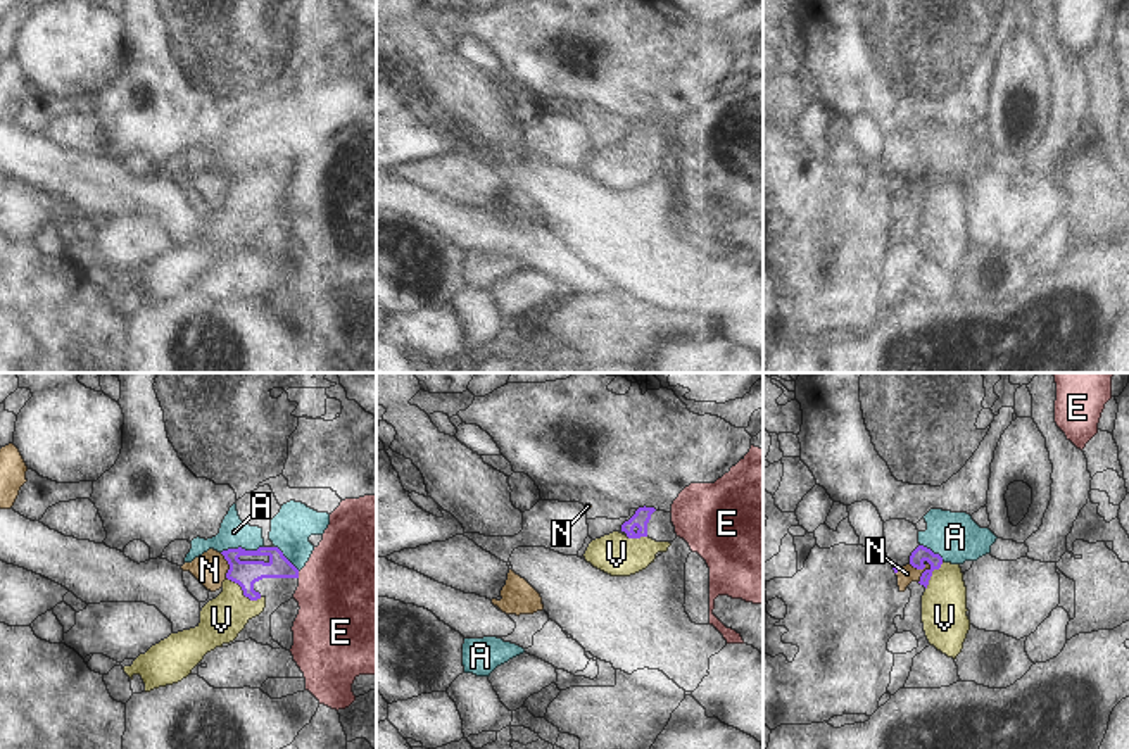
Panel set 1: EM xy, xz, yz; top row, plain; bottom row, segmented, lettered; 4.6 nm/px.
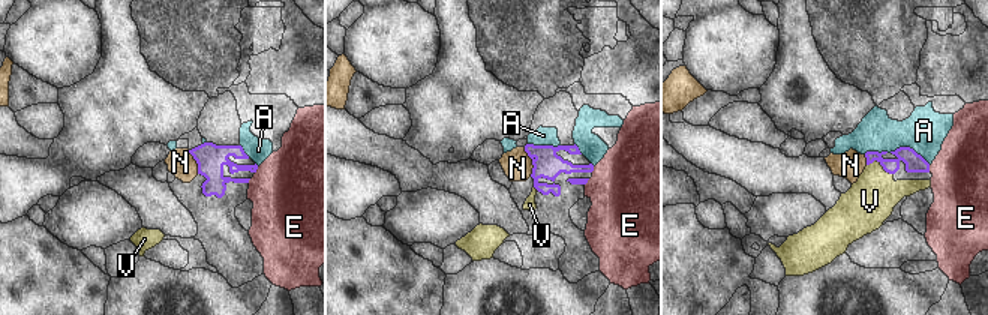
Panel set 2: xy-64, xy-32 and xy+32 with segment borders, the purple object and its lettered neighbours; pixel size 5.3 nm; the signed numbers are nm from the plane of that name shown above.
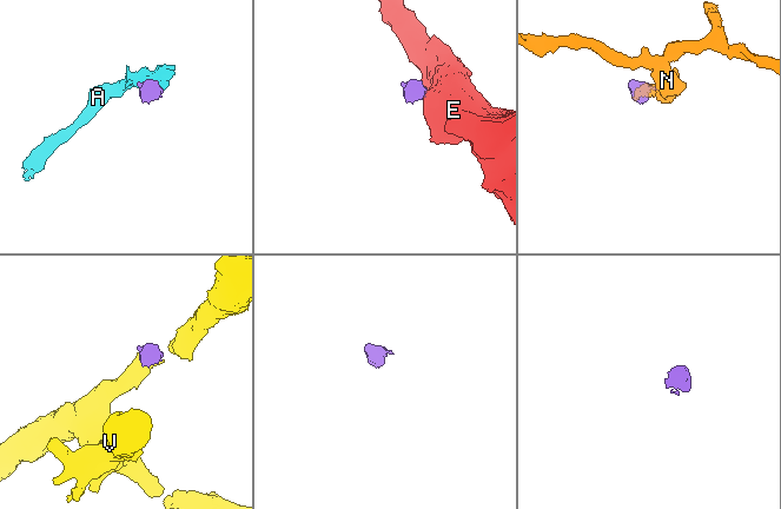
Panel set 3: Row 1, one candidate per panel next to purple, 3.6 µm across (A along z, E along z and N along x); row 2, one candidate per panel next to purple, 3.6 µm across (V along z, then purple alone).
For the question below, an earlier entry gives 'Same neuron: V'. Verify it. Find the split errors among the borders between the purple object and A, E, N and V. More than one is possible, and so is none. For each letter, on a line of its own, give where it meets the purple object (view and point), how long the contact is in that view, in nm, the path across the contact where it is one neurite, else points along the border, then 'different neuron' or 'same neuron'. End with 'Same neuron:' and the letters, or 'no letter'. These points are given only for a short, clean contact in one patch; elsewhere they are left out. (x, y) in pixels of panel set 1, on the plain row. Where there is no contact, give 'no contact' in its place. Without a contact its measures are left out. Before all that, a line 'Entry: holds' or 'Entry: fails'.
Entry: holds
A: contact xy (242, 163); length 200 nm; border xy (263, 159), (256, 163), (228, 161), (221, 166); different neuron
E: contact xy (297, 188); length 30 nm; border xy (297, 185), (299, 190); different neuron
N: contact yz (920, 182); length 110 nm; border yz (910, 176), (917, 182), (931, 182); different neuron
V: contact xy (244, 206); length 190 nm; way xy (245, 187), (244, 206), (221, 233); same neuron
Same neuron: V

